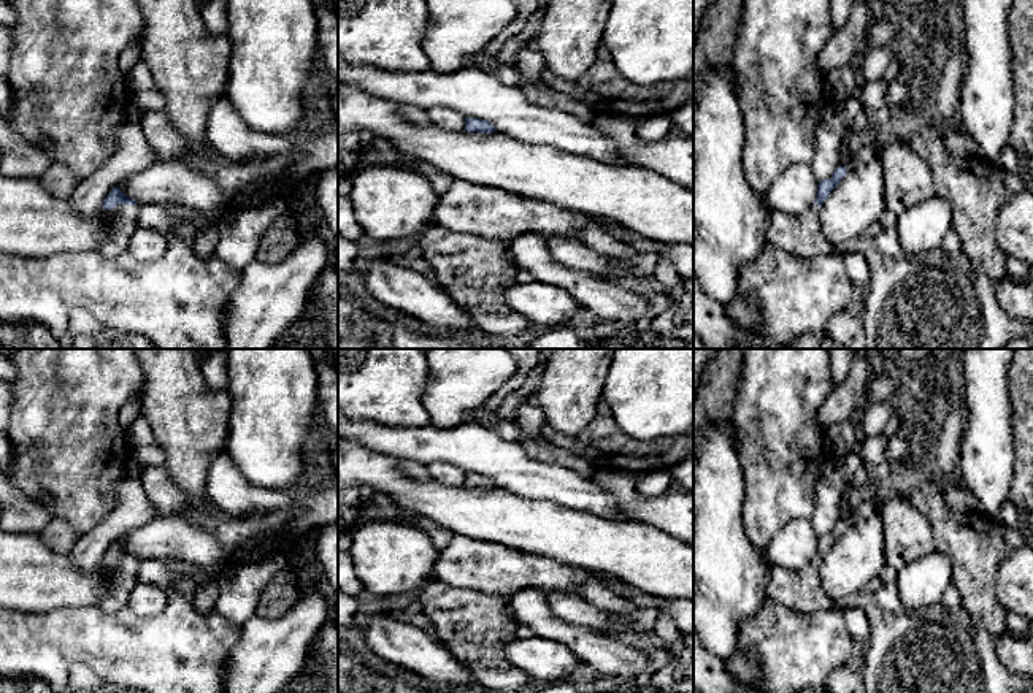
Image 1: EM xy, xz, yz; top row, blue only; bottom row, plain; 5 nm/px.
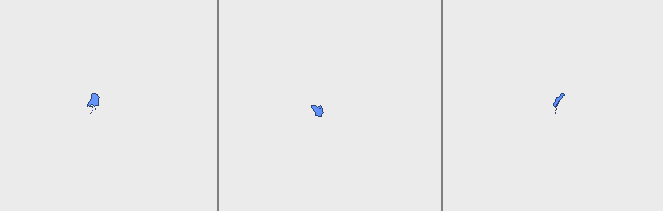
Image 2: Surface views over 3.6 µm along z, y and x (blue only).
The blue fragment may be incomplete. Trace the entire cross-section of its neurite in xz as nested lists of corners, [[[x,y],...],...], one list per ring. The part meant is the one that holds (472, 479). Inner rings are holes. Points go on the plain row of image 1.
[[[467,473],[465,474],[465,485],[476,487],[476,488],[493,488],[495,482],[489,476],[482,476],[478,473]]]

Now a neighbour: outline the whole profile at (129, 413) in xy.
[[[133,398],[127,401],[121,411],[119,411],[119,422],[125,431],[129,431],[136,420],[136,417],[141,414],[141,403],[138,398]]]

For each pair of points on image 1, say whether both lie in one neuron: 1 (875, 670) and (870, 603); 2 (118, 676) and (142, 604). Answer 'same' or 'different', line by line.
1: same
2: different

